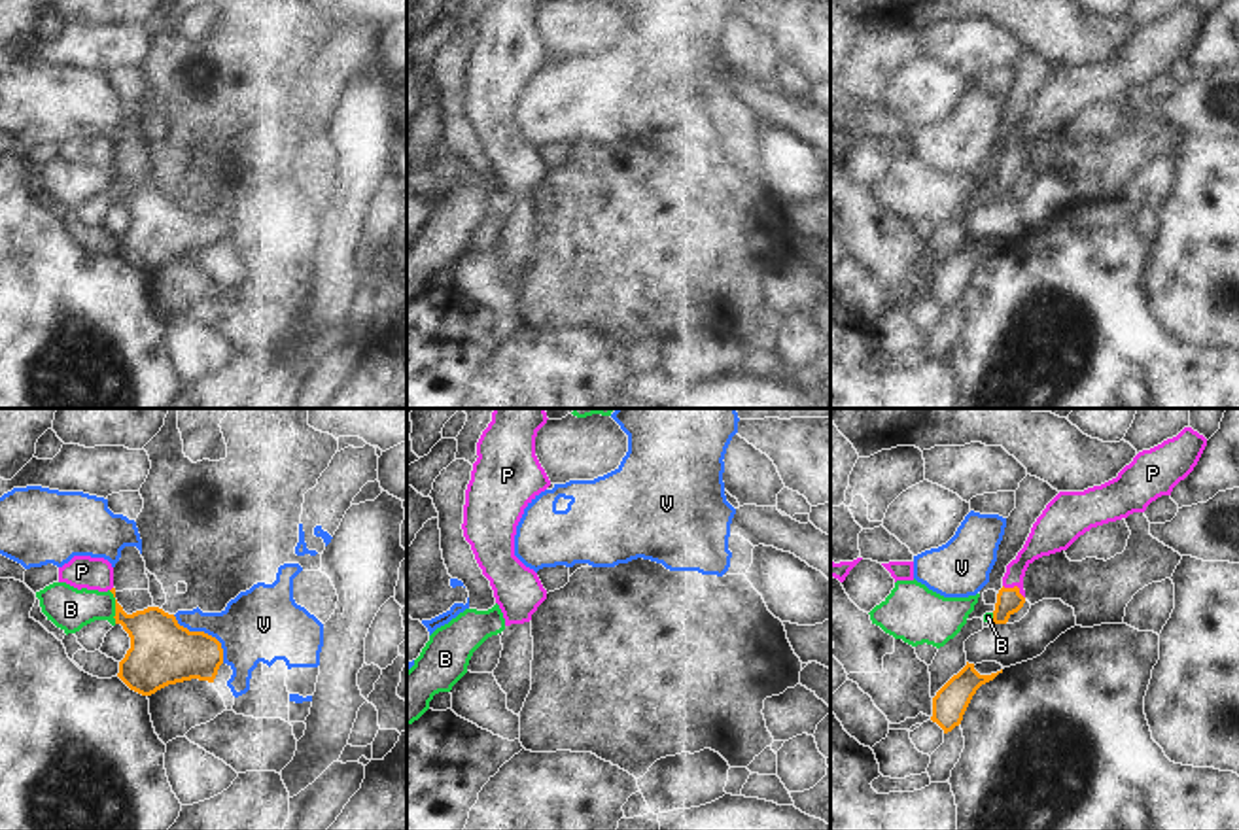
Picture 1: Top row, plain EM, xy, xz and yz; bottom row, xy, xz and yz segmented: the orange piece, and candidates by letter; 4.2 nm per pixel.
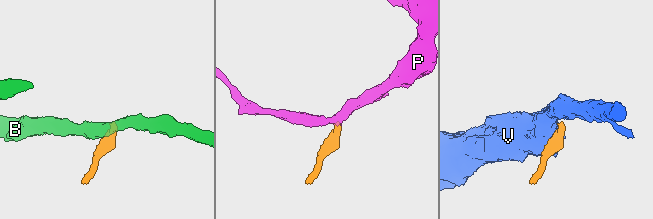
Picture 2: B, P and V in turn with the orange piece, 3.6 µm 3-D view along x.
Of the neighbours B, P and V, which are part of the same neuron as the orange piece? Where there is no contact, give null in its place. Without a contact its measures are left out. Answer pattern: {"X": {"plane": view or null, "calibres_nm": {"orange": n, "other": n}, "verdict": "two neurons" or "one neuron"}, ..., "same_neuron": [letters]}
{"B": {"plane": "xy", "calibres_nm": {"orange": 260, "other": 180}, "verdict": "two neurons"}, "P": {"plane": "yz", "calibres_nm": {"orange": 110, "other": 150}, "verdict": "one neuron"}, "V": {"plane": "xy", "calibres_nm": {"orange": 280, "other": 320}, "verdict": "two neurons"}, "same_neuron": ["P"]}

